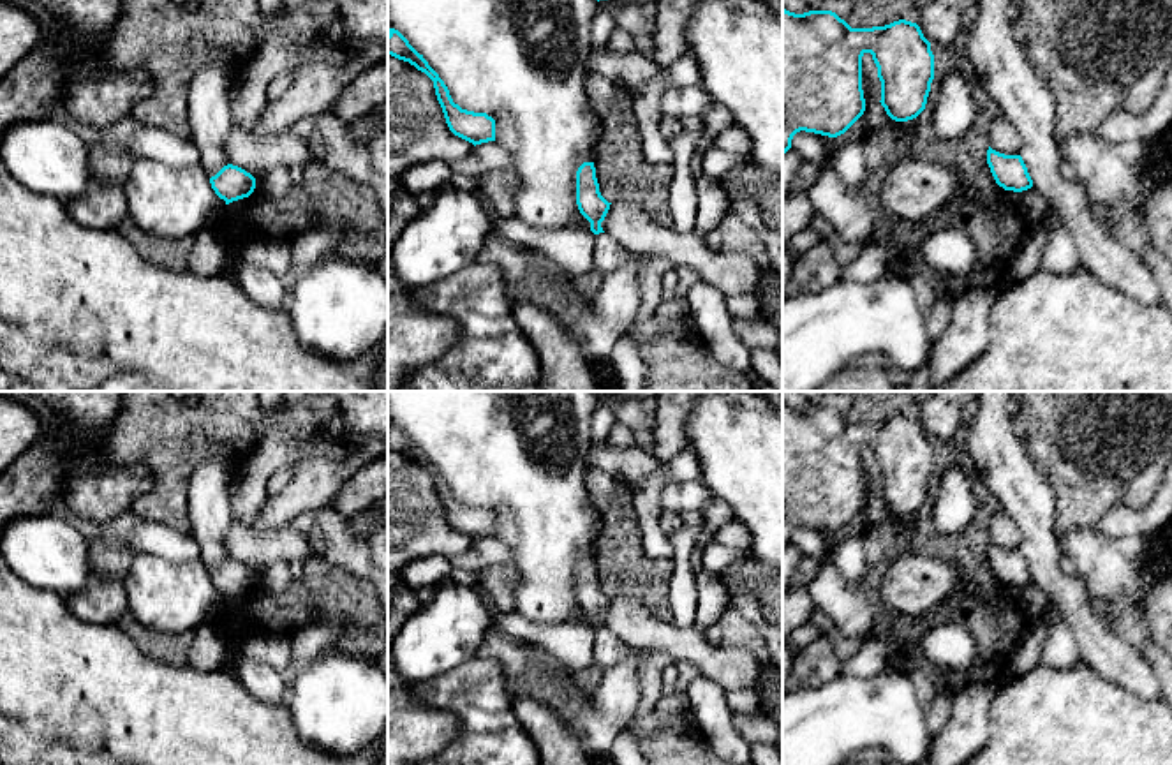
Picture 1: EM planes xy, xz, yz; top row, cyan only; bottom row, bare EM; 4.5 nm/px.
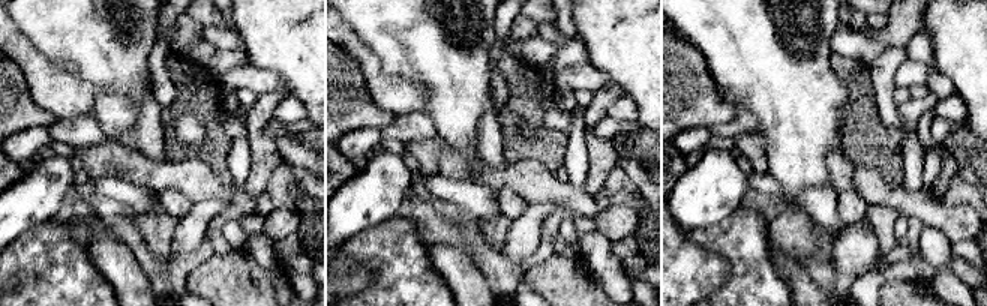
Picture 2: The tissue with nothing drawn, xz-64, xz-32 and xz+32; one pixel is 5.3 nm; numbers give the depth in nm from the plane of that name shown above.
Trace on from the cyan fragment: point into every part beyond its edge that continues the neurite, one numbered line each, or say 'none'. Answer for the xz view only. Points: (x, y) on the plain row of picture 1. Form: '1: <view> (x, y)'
none

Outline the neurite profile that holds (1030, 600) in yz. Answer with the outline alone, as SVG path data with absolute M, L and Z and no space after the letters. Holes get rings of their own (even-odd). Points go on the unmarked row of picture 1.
M1033 580L1022 587L1003 583L1003 598L998 601L998 608L1003 610L1008 606L1019 610L1029 622L1042 620L1054 603Z

